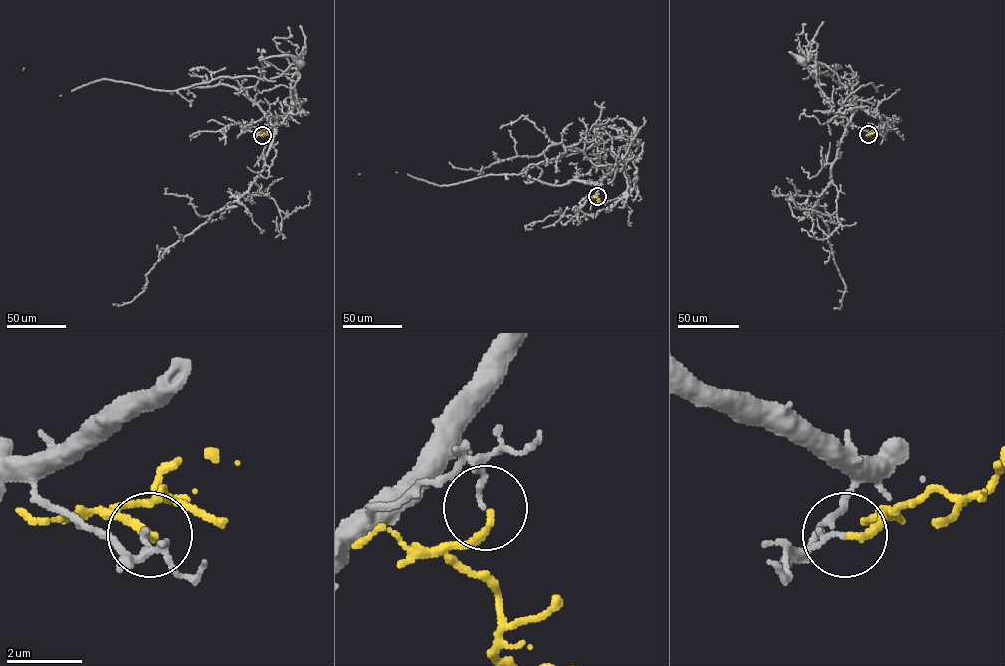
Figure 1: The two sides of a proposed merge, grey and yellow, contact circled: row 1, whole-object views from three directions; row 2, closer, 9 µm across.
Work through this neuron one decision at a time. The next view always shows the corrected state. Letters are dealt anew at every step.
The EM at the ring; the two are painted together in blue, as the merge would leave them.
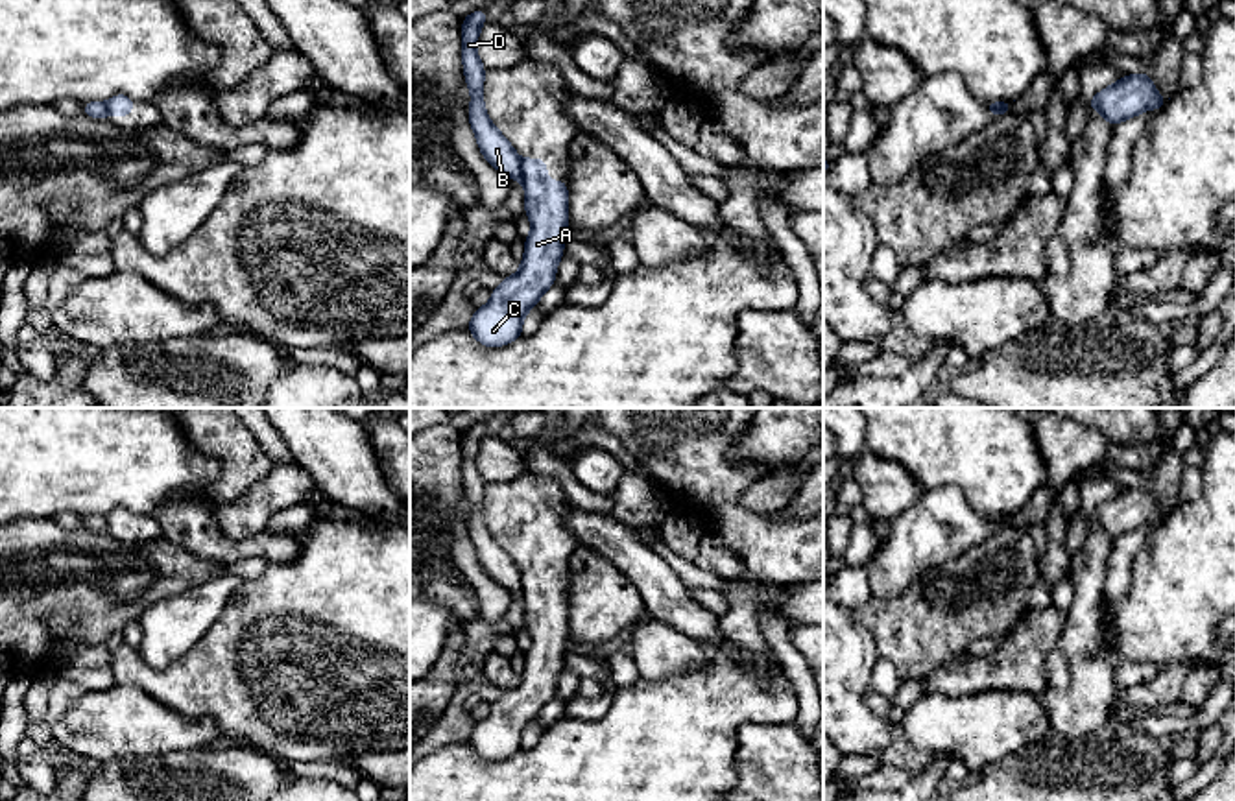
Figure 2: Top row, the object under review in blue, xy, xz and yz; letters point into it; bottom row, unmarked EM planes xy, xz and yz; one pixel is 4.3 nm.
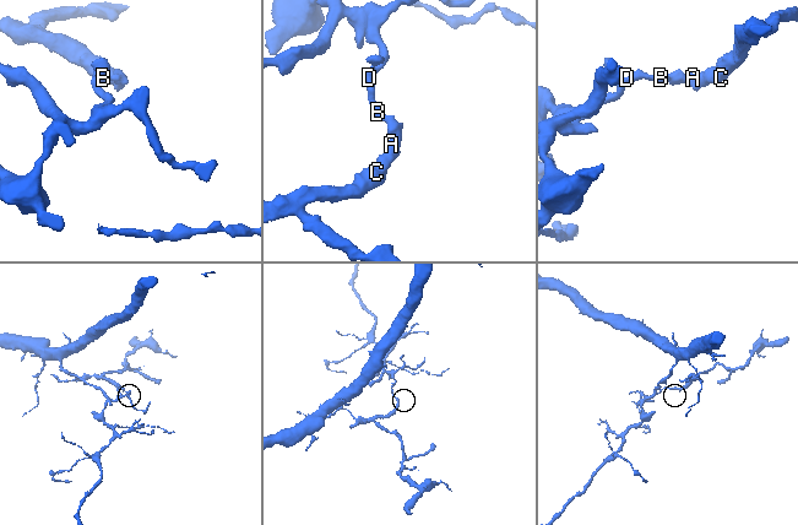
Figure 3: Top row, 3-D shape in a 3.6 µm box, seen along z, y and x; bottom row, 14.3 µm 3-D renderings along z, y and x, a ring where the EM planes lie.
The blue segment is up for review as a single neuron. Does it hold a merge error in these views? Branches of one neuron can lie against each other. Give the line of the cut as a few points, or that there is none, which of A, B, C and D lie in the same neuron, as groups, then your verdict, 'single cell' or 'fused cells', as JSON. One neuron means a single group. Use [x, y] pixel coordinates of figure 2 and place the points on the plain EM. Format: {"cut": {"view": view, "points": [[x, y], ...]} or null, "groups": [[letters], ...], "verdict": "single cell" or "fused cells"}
{"cut": {"view": "xz", "points": [[521, 573], [521, 587], [517, 591]]}, "groups": [["A", "C"], ["B", "D"]], "verdict": "fused cells"}

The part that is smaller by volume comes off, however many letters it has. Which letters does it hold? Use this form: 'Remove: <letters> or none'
Remove: A, C

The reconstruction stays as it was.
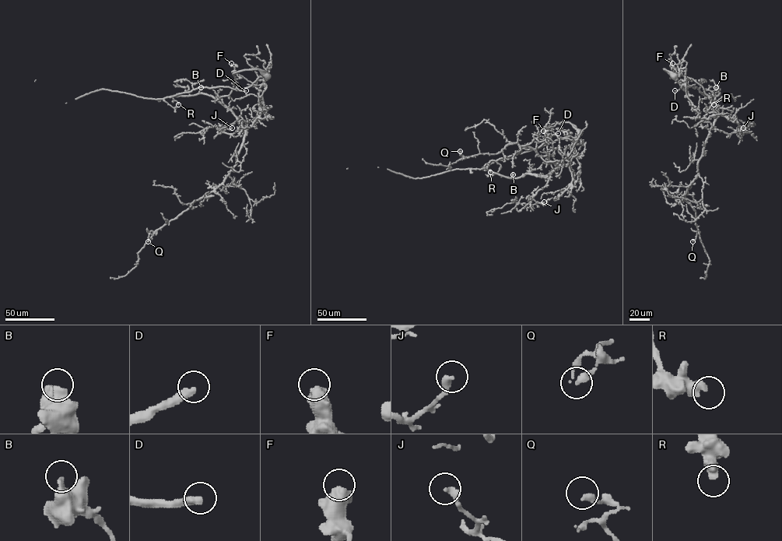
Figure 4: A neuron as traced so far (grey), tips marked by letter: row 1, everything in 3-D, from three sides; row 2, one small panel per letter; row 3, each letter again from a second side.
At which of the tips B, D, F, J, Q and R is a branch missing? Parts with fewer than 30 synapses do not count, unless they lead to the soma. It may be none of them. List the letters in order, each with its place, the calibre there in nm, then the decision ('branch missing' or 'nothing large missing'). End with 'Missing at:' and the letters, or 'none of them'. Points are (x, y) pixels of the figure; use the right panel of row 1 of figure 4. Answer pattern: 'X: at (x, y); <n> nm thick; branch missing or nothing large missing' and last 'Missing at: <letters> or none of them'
B: at (716, 87); 480 nm thick; nothing large missing
D: at (675, 90); 360 nm thick; branch missing
F: at (672, 63); 600 nm thick; nothing large missing
J: at (743, 128); 320 nm thick; nothing large missing
Q: at (692, 241); 280 nm thick; nothing large missing
R: at (713, 104); 440 nm thick; nothing large missing
Missing at: D

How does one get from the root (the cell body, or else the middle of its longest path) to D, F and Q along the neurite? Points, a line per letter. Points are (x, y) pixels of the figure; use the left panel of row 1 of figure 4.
D: (268, 75), (257, 69), (243, 69), (233, 74), (236, 82), (228, 95), (170, 97), (201, 87), (246, 90)
F: (268, 75), (236, 72), (231, 92), (215, 96), (246, 129), (261, 110), (262, 84), (234, 73), (231, 63)
Q: (268, 75), (236, 72), (231, 92), (215, 96), (244, 131), (236, 165), (214, 190), (151, 230), (148, 241)

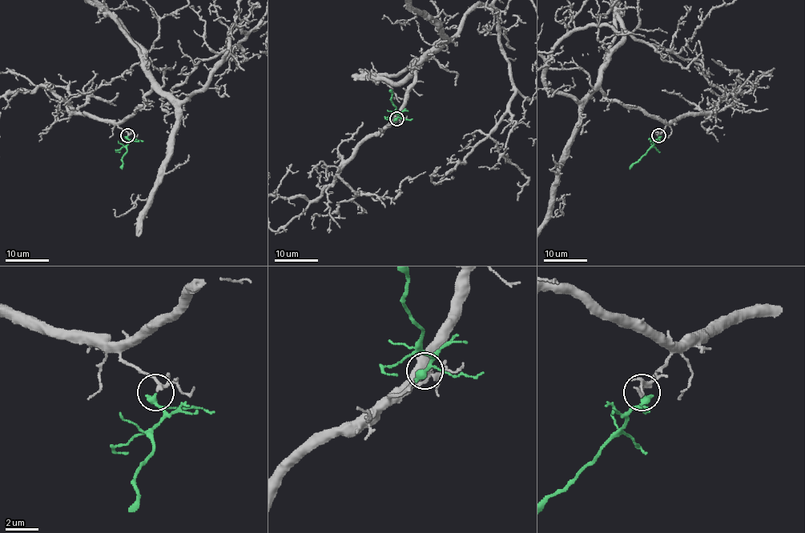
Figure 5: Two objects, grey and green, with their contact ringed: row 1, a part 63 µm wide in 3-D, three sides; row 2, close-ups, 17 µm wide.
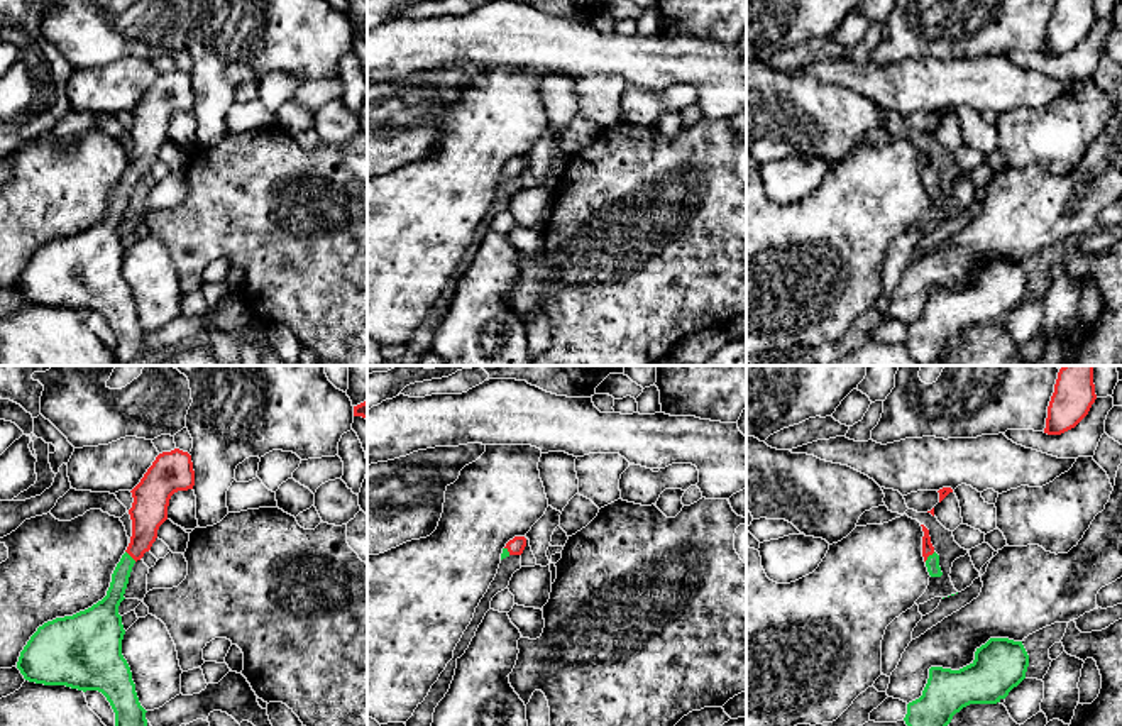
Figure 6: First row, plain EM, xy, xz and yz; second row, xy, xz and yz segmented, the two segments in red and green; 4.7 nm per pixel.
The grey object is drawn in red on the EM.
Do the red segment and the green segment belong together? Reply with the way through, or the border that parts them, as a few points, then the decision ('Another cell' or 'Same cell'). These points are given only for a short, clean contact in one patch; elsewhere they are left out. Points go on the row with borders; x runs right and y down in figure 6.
Path across: yz (928, 549), (929, 554), (933, 560). Same cell

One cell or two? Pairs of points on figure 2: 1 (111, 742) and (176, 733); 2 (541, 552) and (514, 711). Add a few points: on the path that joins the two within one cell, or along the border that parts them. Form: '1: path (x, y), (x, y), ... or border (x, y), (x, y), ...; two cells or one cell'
1: path (128, 733), (159, 733); one cell
2: path (545, 591), (545, 657), (541, 672); one cell

